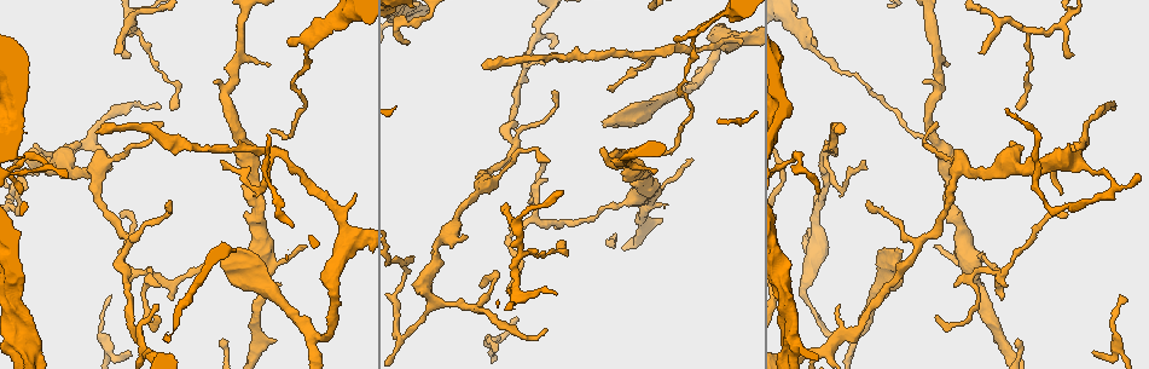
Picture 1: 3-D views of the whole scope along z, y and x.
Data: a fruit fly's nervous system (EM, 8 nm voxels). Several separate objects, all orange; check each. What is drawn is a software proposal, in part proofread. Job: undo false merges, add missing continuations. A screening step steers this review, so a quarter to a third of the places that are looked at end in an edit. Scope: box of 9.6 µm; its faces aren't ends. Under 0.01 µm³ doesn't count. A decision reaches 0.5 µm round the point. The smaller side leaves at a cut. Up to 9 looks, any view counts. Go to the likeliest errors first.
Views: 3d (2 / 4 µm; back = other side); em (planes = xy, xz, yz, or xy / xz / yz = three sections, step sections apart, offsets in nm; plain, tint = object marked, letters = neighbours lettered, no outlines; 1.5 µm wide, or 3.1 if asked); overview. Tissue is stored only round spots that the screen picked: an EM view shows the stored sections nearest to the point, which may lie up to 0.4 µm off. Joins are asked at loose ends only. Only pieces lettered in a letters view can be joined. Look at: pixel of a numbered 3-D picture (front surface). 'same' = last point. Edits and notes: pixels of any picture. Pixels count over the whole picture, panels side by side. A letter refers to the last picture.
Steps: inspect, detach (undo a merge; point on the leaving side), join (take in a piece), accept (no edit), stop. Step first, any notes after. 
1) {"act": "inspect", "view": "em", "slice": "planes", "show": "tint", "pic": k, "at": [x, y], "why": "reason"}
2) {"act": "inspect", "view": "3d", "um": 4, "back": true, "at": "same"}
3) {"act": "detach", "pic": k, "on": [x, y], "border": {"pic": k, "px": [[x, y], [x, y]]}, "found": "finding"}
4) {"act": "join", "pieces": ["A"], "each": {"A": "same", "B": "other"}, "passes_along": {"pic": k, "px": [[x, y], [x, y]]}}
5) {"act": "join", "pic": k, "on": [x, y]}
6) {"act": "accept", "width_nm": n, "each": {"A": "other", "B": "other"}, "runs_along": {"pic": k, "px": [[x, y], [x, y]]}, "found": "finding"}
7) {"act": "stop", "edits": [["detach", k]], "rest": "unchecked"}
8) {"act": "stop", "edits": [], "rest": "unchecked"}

{"act": "inspect", "view": "em", "slice": "xz", "step": 8, "show": "letters", "pic": 1, "at": [899, 252], "why": "an open end"}

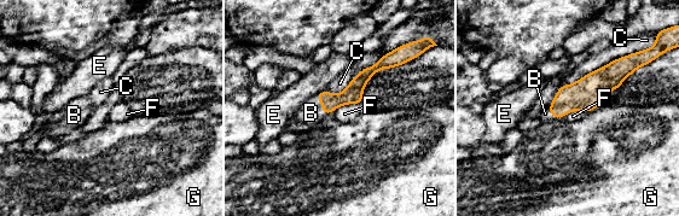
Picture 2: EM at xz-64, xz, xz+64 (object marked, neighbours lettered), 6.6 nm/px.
{"act": "join", "pieces": ["B"], "each": {"B": "same", "C": "other", "E": "other", "F": "other", "G": "other"}, "found": "the neuron continues"}

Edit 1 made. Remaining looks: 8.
{"act": "inspect", "view": "em", "slice": "planes", "show": "letters", "pic": 1, "at": [1014, 142], "why": "branch stops here"}

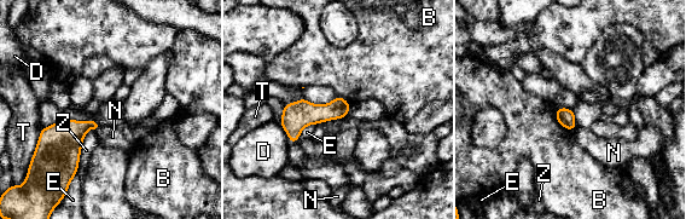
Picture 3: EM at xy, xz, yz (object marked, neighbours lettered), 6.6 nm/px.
{"act": "accept", "each": {"B": "other", "D": "other", "E": "other", "N": "other", "T": "other", "Z": "other"}, "border": {"pic": 3, "px": [[554, 108], [556, 120], [573, 132]]}, "found": "no lettered piece goes on from it"}

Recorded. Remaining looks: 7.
{"act": "inspect", "view": "em", "slice": "planes", "show": "plain", "pic": 1, "at": [169, 201]}

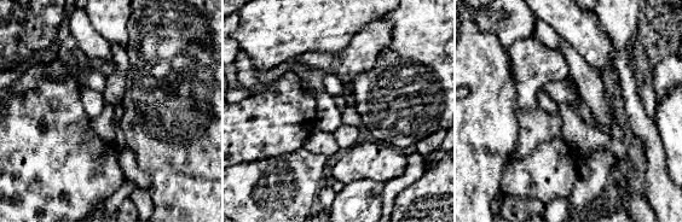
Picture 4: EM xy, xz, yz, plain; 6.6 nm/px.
{"act": "inspect", "view": "em", "slice": "planes", "show": "letters", "at": "same"}

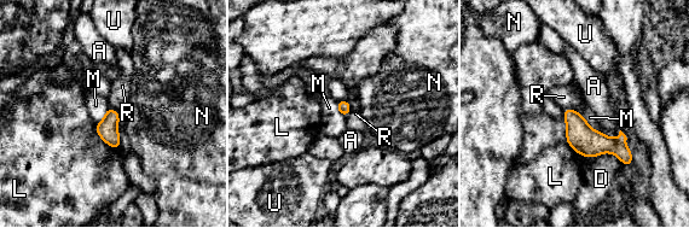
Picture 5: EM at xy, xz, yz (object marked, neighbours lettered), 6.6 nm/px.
{"act": "accept", "width_nm": 90, "each": {"A": "other", "D": "other", "L": "other", "M": "other", "N": "other", "R": "other", "U": "other"}, "border": {"pic": 5, "px": [[563, 109], [574, 109], [579, 114]]}, "found": "none of them fits"}

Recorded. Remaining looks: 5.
{"act": "inspect", "view": "em", "slice": "xy", "step": 8, "show": "tint", "pic": 1, "at": [122, 52], "why": "free end"}

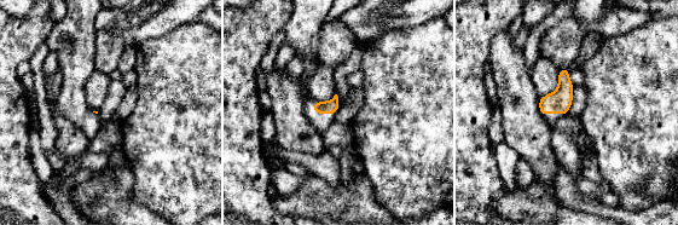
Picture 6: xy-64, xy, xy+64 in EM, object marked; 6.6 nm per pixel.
{"act": "inspect", "view": "em", "slice": "planes", "show": "letters", "at": "same", "why": "another direction"}

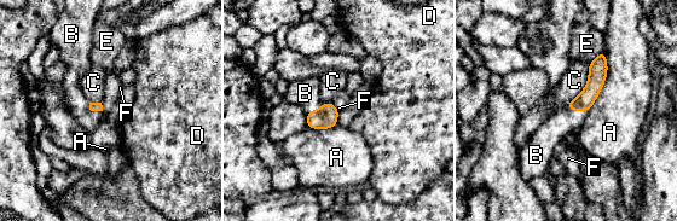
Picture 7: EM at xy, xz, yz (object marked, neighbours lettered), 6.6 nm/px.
{"act": "join", "pieces": ["B"], "each": {"A": "other", "B": "same", "C": "other", "D": "other", "E": "other", "F": "other"}, "passes_along": {"pic": 7, "px": [[584, 100], [576, 110], [561, 122]]}, "found": "the neuron continues"}

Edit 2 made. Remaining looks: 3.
{"act": "stop", "edits": [["join", 2], ["join", 7]], "rest": "unchecked"}

